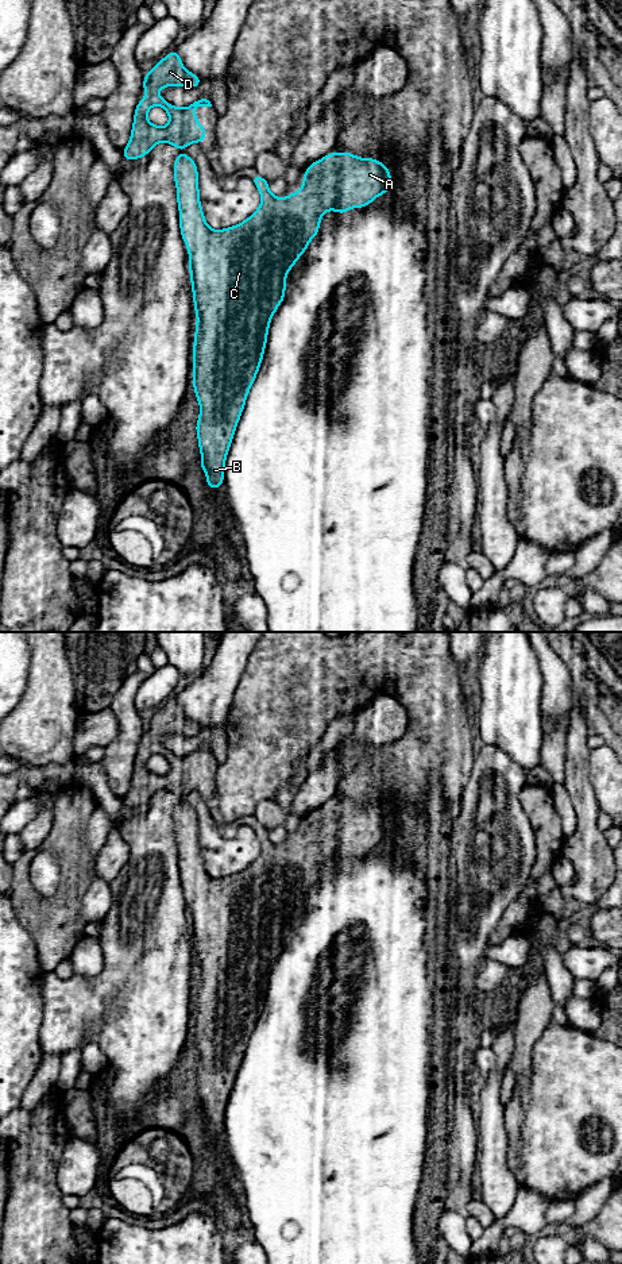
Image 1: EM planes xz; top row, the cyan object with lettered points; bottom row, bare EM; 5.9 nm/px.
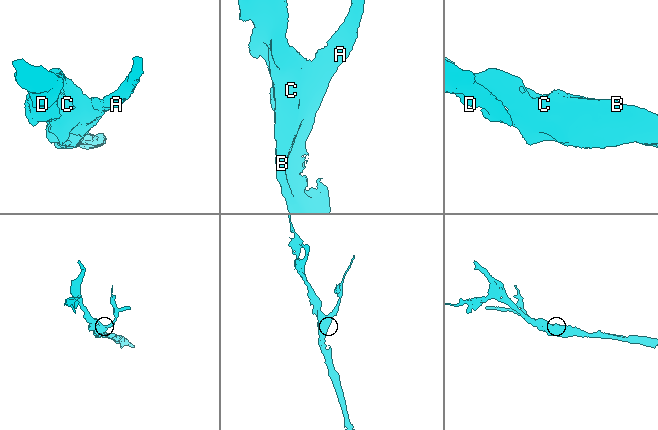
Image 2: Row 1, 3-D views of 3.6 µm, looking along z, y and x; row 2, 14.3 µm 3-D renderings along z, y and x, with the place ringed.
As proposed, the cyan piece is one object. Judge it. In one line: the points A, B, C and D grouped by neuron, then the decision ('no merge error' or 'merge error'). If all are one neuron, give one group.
groups A B C D; no merge error

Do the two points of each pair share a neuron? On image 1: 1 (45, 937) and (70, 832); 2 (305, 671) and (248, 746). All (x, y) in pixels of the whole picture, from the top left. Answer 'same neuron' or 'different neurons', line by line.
1: same neuron
2: same neuron

